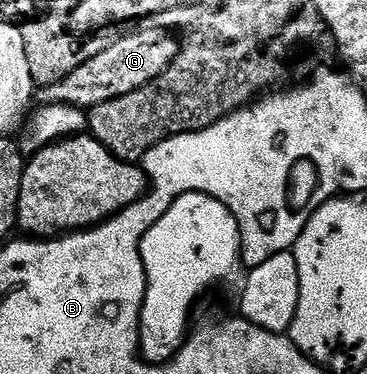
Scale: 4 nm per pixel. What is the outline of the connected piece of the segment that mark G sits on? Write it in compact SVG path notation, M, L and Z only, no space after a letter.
M141 30L129 34L90 61L85 61L79 69L62 76L59 82L40 88L37 93L38 102L42 106L68 104L88 111L95 105L117 100L158 79L174 63L179 47L180 40L165 30Z

